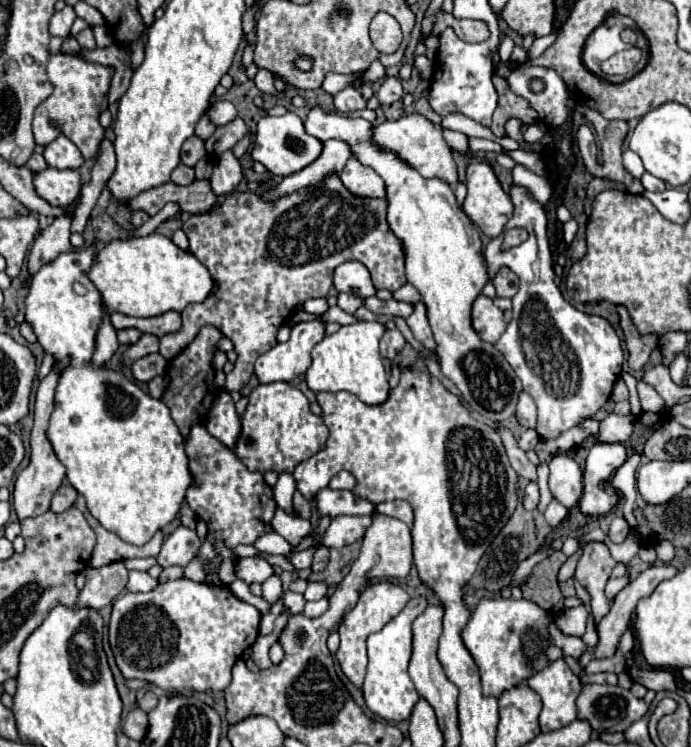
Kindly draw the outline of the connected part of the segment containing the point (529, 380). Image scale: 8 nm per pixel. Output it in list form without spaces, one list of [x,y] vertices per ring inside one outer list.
[[[519,187],[511,189],[511,201],[515,211],[505,231],[525,227],[529,231],[529,239],[501,253],[503,235],[499,235],[485,247],[490,279],[503,266],[509,267],[519,277],[519,291],[513,297],[513,321],[507,325],[507,331],[495,347],[507,357],[523,381],[523,389],[537,403],[539,437],[557,439],[563,431],[587,417],[593,417],[603,407],[603,403],[611,397],[613,383],[620,376],[625,357],[613,327],[603,317],[577,311],[557,289],[544,206],[531,201],[527,191]]]

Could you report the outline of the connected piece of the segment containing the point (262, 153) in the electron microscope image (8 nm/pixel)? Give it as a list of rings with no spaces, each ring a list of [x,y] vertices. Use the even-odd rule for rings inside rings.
[[[289,111],[289,113],[281,115],[281,117],[265,115],[265,117],[259,119],[257,131],[255,131],[255,145],[253,145],[251,157],[255,161],[263,163],[273,175],[287,177],[287,175],[291,175],[295,171],[301,171],[309,163],[313,163],[321,155],[321,149],[323,149],[323,143],[317,137],[311,137],[305,131],[303,119]]]

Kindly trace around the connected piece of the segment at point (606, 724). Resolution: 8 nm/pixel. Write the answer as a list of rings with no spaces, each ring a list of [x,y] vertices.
[[[583,685],[583,691],[577,701],[577,711],[581,719],[587,719],[595,731],[625,731],[631,723],[641,719],[647,713],[647,703],[637,699],[631,691],[617,685]]]

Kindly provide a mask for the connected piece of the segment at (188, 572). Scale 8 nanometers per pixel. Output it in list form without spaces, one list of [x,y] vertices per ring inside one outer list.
[[[203,425],[191,427],[191,435],[185,441],[185,453],[189,457],[189,471],[193,475],[193,485],[187,489],[187,505],[199,519],[207,521],[209,533],[201,545],[199,557],[185,567],[183,577],[201,583],[205,581],[203,563],[217,555],[213,551],[213,541],[223,539],[229,549],[235,549],[241,543],[255,543],[257,537],[273,531],[271,517],[277,503],[273,499],[273,489],[263,481],[263,475],[249,471],[239,461],[239,457],[235,457],[231,449],[211,437]]]

